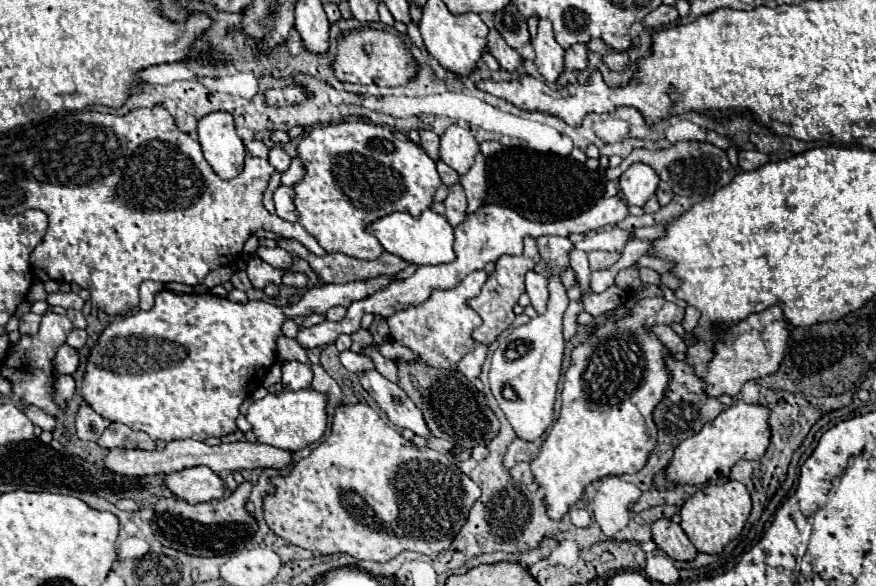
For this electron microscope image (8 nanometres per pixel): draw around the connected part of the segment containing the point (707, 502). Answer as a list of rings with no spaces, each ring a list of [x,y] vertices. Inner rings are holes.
[[[726,482],[722,486],[706,484],[702,490],[696,490],[696,494],[684,502],[680,510],[682,516],[680,526],[698,552],[718,554],[730,540],[734,540],[742,532],[750,516],[750,510],[752,510],[752,500],[744,484],[740,482]]]

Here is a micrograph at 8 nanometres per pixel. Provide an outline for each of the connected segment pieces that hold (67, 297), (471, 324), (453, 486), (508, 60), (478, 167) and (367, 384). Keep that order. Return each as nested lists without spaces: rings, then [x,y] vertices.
[[[54,292],[54,294],[48,294],[48,298],[46,298],[46,302],[50,304],[50,306],[62,306],[62,308],[74,308],[74,310],[82,310],[82,306],[84,306],[84,300],[78,296],[78,294],[74,294],[74,292]]]
[[[472,272],[460,284],[450,290],[434,290],[430,298],[418,306],[408,306],[400,312],[394,312],[386,318],[390,328],[390,340],[410,348],[416,356],[416,362],[424,366],[456,370],[458,362],[476,348],[476,340],[472,338],[472,330],[482,324],[482,318],[468,306],[468,300],[478,296],[482,284],[486,282],[488,274]]]
[[[340,404],[334,412],[334,420],[332,420],[332,430],[330,430],[330,436],[310,452],[310,456],[298,460],[288,474],[284,476],[272,476],[270,482],[274,484],[274,492],[272,494],[266,494],[264,496],[264,502],[262,502],[262,510],[264,510],[264,520],[266,524],[278,534],[282,536],[284,540],[292,542],[294,546],[300,546],[304,550],[310,550],[310,552],[320,552],[320,554],[336,554],[336,552],[344,552],[344,554],[350,554],[358,560],[374,560],[374,562],[388,562],[392,558],[396,558],[400,552],[404,550],[414,550],[414,552],[420,552],[420,554],[438,554],[446,548],[450,548],[454,536],[460,532],[460,528],[464,526],[466,518],[468,518],[468,512],[472,508],[472,504],[480,498],[480,488],[478,484],[474,484],[466,474],[460,472],[458,466],[454,466],[444,454],[436,452],[436,450],[430,450],[430,448],[418,448],[414,446],[412,442],[404,440],[392,426],[388,426],[374,408],[370,408],[368,404]]]
[[[492,28],[490,34],[488,34],[488,46],[490,46],[490,54],[498,60],[502,70],[514,72],[514,70],[518,70],[522,66],[520,54],[502,40],[502,36],[498,34],[496,28]]]
[[[482,152],[476,154],[472,168],[462,176],[460,184],[464,186],[468,196],[468,214],[472,214],[478,210],[480,204],[484,203],[486,197],[485,158]]]
[[[372,370],[360,376],[362,388],[376,400],[376,404],[386,412],[388,420],[398,428],[408,428],[416,436],[430,436],[430,428],[424,422],[420,408],[408,398],[408,394],[380,372]]]

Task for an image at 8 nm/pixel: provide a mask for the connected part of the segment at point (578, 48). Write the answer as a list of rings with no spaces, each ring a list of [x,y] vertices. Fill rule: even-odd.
[[[574,44],[566,50],[566,68],[568,70],[586,70],[588,68],[588,48],[584,44]]]

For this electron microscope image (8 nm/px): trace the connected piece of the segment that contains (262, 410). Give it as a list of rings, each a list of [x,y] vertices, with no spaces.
[[[312,388],[290,392],[280,390],[276,394],[266,394],[262,400],[254,400],[246,412],[246,420],[260,444],[270,444],[280,450],[296,452],[322,438],[326,430],[326,394]]]

